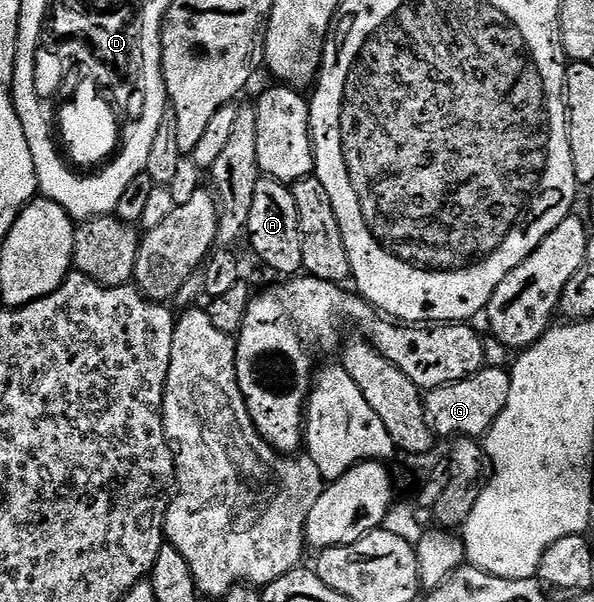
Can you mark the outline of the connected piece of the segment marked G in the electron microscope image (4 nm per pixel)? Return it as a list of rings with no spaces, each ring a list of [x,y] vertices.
[[[483,367],[464,380],[441,388],[429,388],[423,397],[426,422],[437,437],[480,438],[487,433],[506,406],[506,398],[510,398],[510,375],[503,368]]]

